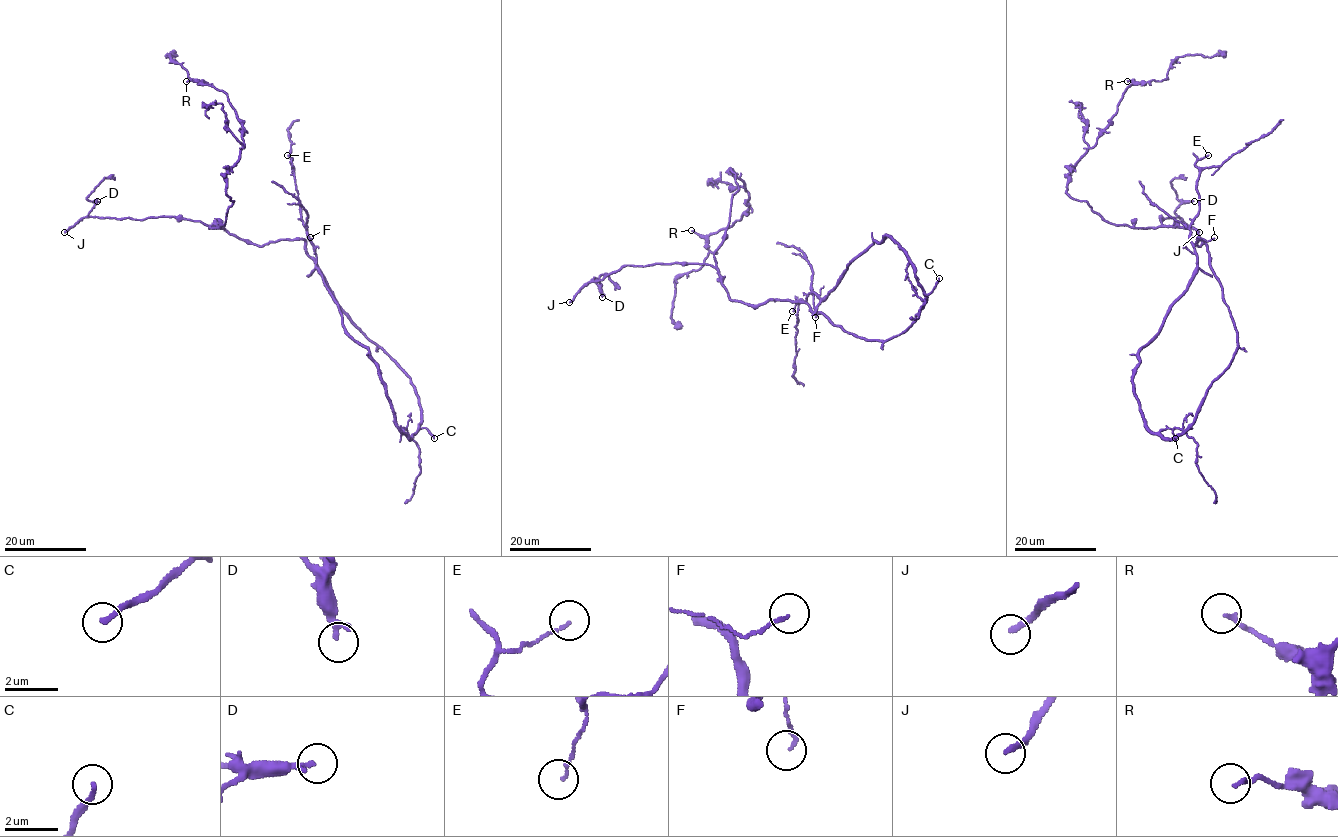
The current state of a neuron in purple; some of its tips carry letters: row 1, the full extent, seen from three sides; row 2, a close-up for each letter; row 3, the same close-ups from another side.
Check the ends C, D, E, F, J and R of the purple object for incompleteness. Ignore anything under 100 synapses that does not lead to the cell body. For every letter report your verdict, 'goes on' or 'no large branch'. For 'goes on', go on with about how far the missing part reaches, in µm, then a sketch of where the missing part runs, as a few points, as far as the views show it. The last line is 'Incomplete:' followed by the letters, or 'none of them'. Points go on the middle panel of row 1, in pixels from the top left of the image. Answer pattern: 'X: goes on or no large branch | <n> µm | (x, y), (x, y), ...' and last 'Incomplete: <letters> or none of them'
C: goes on | 70 µm
D: no large branch
E: no large branch
F: no large branch
J: goes on | 140 µm
R: no large branch
Incomplete: C, J

